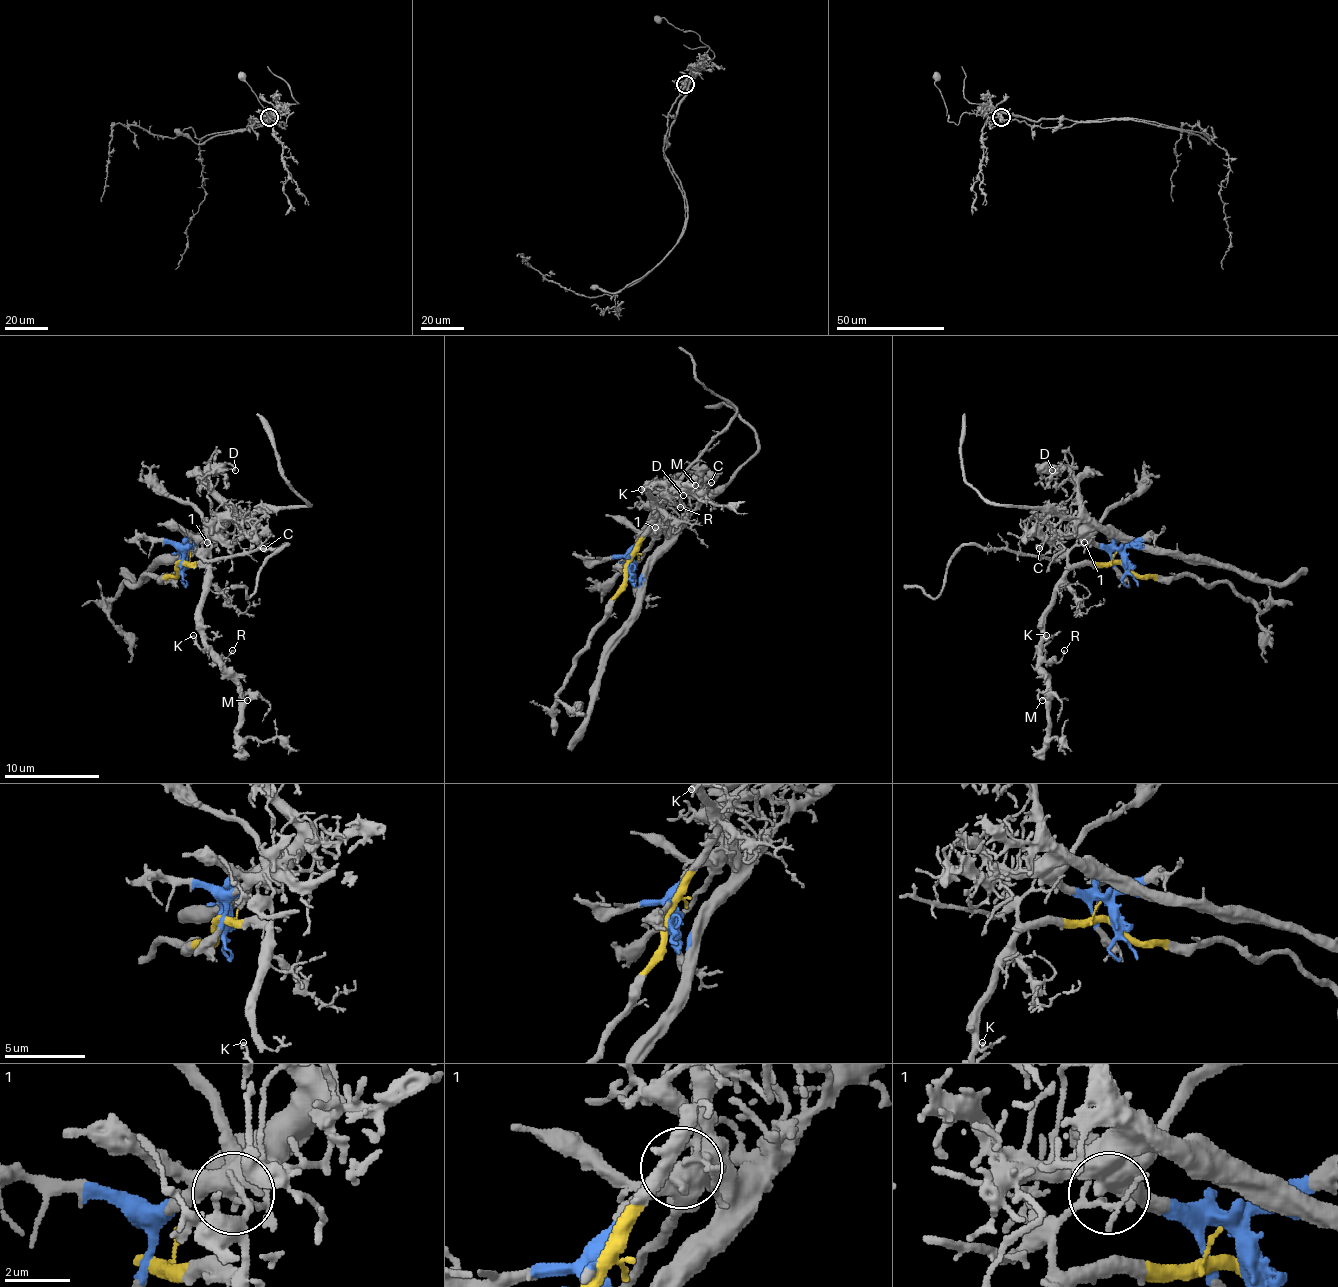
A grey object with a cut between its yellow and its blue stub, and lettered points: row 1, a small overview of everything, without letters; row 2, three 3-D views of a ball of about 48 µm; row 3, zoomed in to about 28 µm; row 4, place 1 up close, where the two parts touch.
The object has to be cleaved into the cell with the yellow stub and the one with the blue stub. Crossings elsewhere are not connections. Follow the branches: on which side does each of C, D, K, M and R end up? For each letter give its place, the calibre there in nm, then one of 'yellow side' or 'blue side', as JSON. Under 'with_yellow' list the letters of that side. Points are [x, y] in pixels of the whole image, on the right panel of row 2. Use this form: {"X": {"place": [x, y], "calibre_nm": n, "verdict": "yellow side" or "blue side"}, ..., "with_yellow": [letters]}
{"C": {"place": [1039, 548], "calibre_nm": 150, "verdict": "blue side"}, "D": {"place": [1052, 470], "calibre_nm": 160, "verdict": "blue side"}, "K": {"place": [1046, 635], "calibre_nm": 140, "verdict": "yellow side"}, "M": {"place": [1042, 700], "calibre_nm": 150, "verdict": "yellow side"}, "R": {"place": [1064, 650], "calibre_nm": 130, "verdict": "yellow side"}, "with_yellow": ["K", "M", "R"]}

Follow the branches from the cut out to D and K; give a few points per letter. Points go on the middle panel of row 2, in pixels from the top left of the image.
D: (629, 569), (629, 553), (645, 536), (674, 527), (657, 517), (655, 510), (674, 491), (683, 496)
K: (626, 569), (633, 546), (655, 515), (648, 489), (650, 484), (643, 491), (641, 489)

